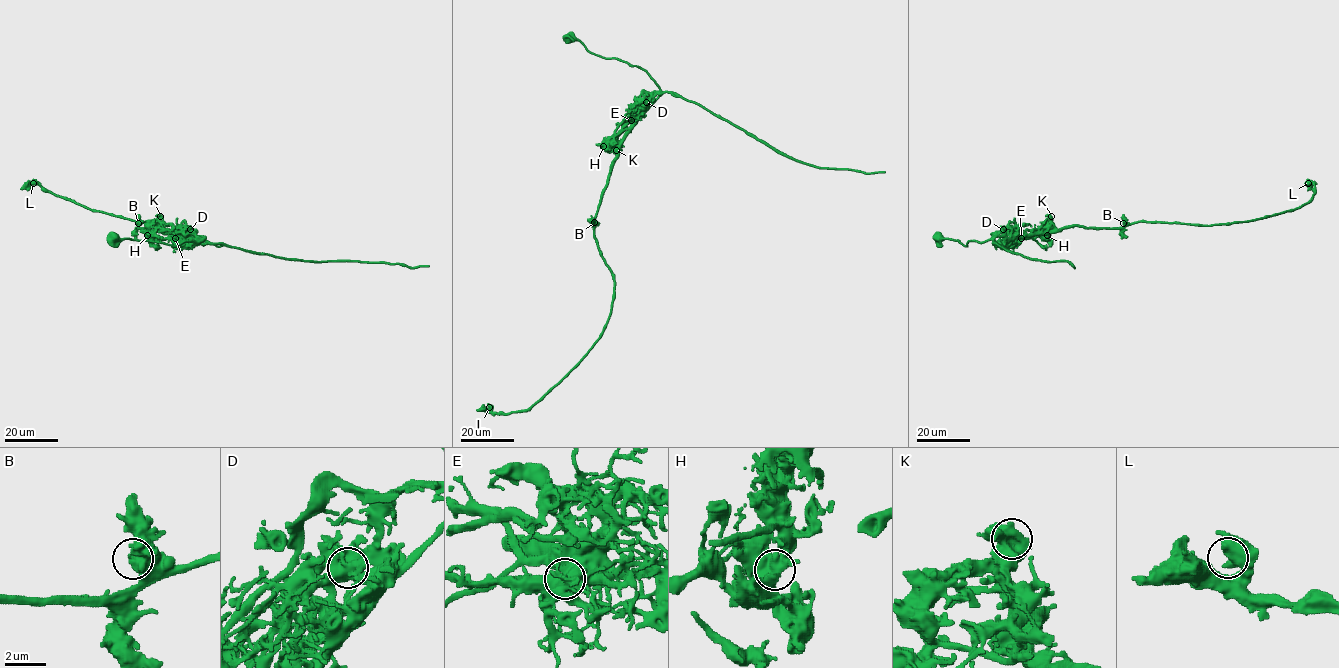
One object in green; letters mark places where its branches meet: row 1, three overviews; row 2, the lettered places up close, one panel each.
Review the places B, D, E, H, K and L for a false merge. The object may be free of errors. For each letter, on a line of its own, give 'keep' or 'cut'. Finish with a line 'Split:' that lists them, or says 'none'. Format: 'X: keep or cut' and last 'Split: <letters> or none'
B: keep
D: keep
E: cut
H: keep
K: keep
L: keep
Split: E

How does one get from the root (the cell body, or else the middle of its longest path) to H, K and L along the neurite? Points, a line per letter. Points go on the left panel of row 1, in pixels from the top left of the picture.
H: (113, 237), (172, 245), (185, 241), (198, 242), (204, 237), (150, 238), (147, 235)
K: (113, 237), (172, 245), (185, 241), (198, 242), (204, 237), (170, 235), (160, 227), (160, 216)
L: (113, 237), (172, 245), (204, 237), (139, 228), (139, 221), (158, 223), (93, 211), (33, 183)

